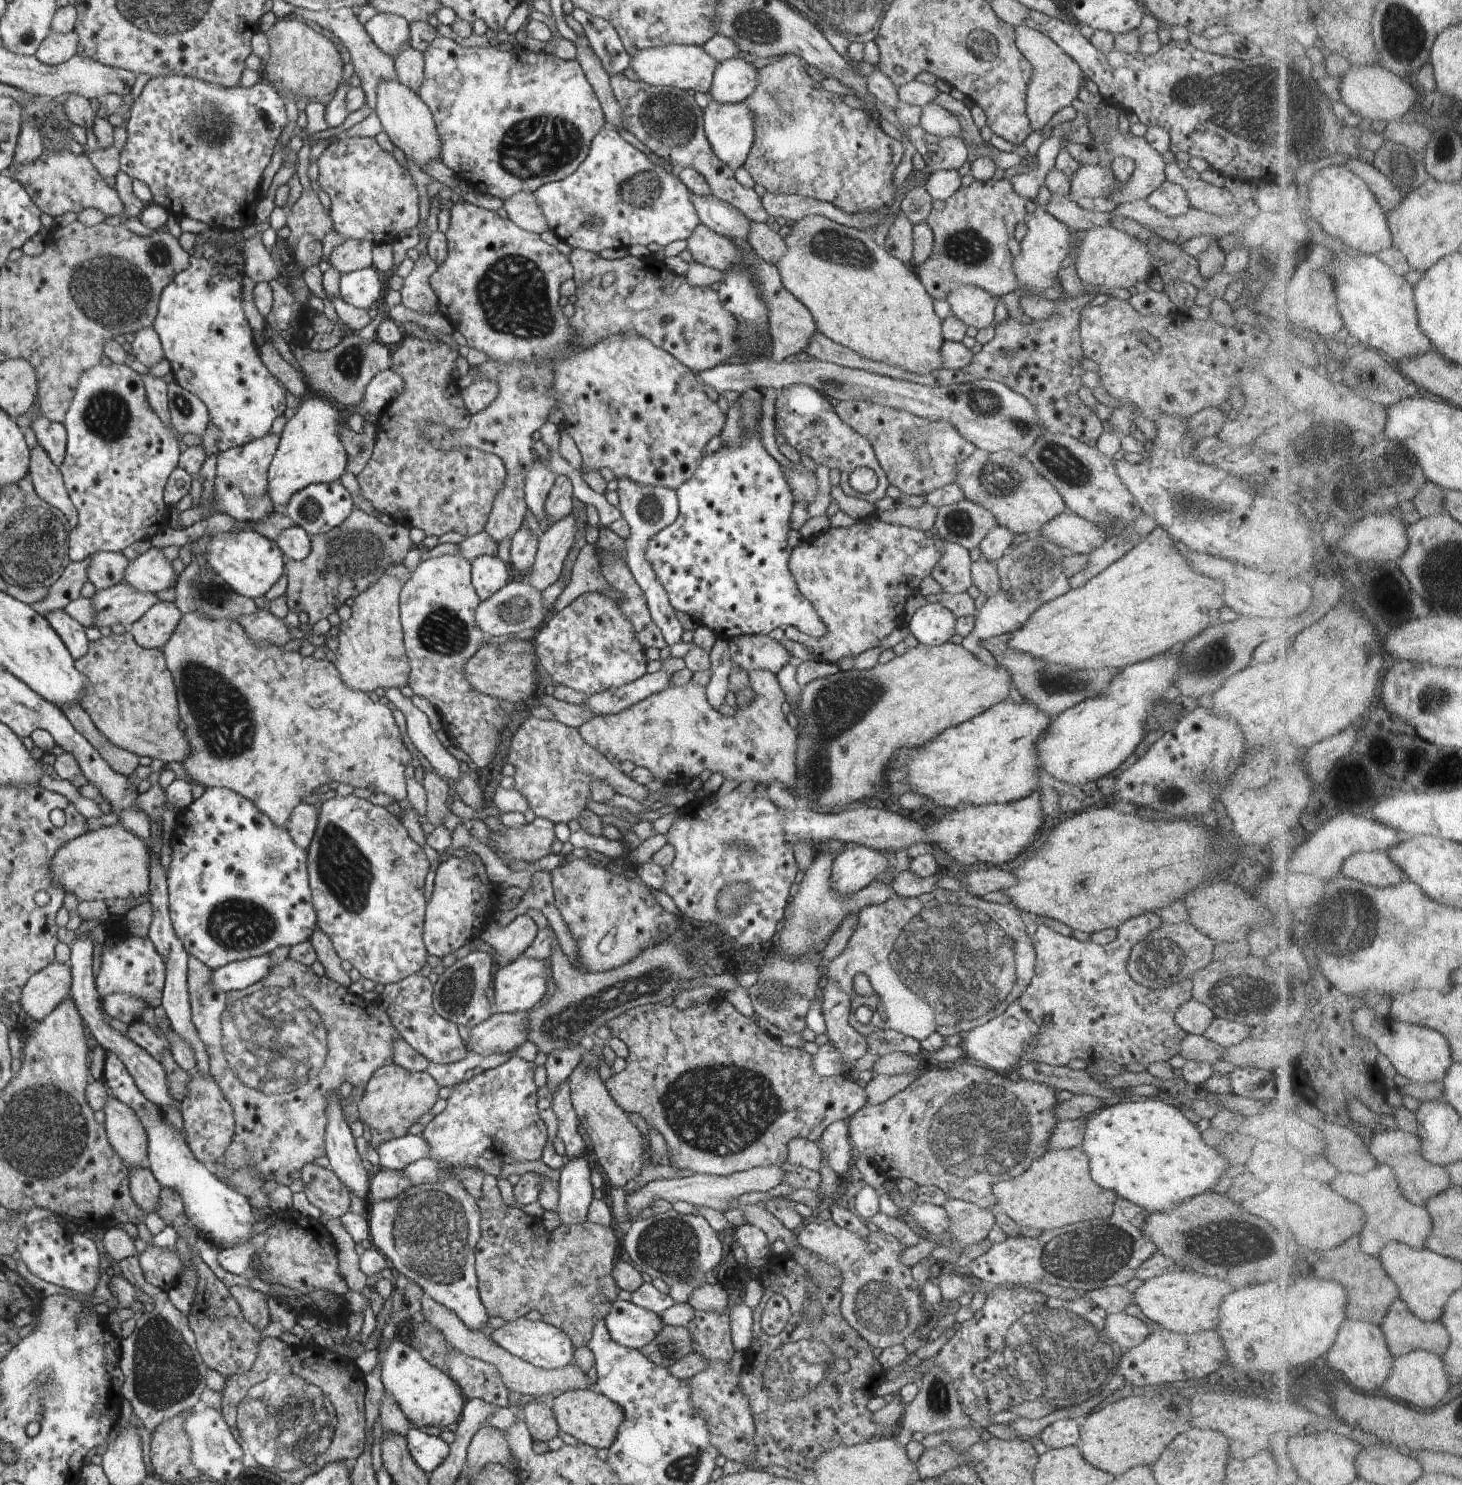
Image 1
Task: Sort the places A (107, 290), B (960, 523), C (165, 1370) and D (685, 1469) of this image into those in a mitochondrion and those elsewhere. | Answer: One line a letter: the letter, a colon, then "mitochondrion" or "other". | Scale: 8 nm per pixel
A: mitochondrion
B: mitochondrion
C: mitochondrion
D: mitochondrion

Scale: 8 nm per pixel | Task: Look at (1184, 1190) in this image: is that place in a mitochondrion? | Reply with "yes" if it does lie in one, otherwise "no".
no

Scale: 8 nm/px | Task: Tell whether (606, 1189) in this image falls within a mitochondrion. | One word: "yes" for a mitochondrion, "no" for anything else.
no

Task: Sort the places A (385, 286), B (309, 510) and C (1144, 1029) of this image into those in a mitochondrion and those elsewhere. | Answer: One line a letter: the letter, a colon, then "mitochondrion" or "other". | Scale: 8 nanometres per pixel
A: other
B: mitochondrion
C: other

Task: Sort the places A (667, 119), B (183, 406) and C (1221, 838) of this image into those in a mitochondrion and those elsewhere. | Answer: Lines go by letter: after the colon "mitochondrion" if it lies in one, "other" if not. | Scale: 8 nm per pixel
A: mitochondrion
B: mitochondrion
C: other

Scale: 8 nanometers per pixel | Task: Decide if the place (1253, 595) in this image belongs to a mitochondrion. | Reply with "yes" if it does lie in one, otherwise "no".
no

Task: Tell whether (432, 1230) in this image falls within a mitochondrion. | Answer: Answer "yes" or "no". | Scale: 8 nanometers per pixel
yes

